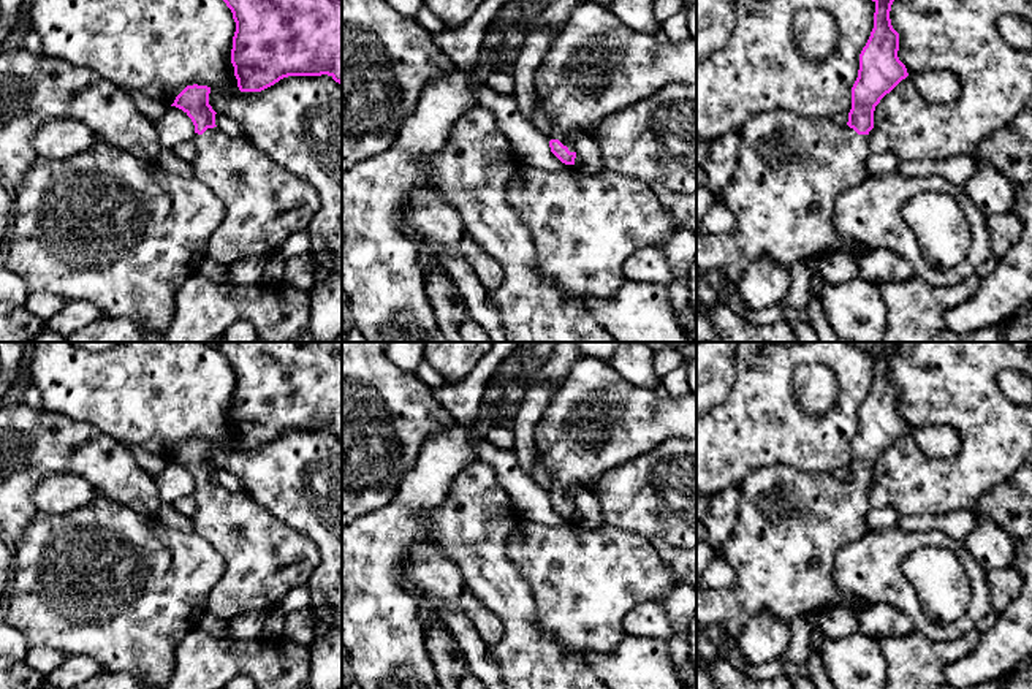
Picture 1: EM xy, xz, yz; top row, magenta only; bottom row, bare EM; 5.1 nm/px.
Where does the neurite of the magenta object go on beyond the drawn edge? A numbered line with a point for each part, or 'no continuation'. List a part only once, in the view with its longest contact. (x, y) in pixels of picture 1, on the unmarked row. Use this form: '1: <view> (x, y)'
1: xz (597, 420)

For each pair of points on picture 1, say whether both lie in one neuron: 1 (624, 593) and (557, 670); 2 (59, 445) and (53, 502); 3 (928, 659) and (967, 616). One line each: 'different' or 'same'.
1: different
2: different
3: different

